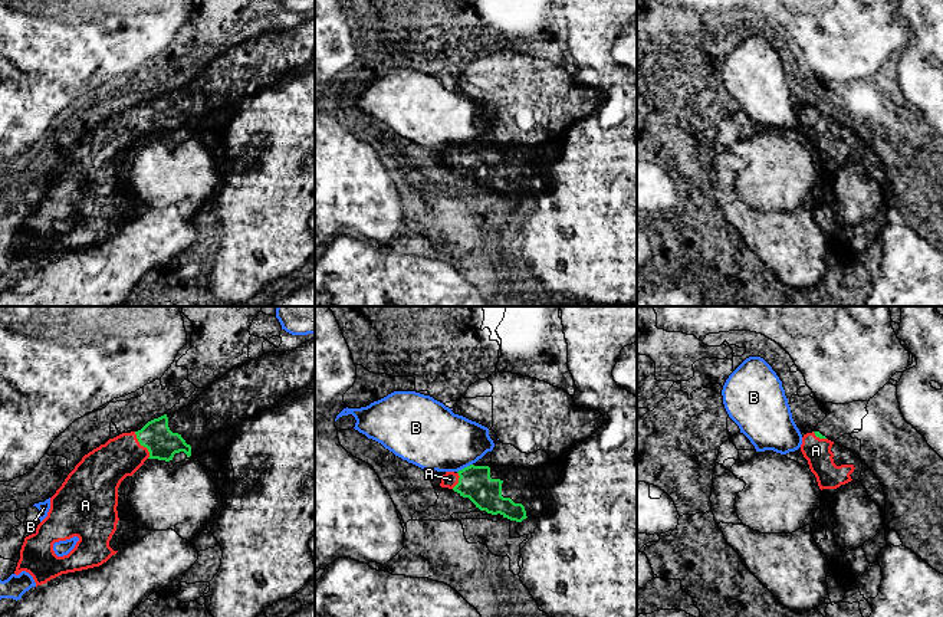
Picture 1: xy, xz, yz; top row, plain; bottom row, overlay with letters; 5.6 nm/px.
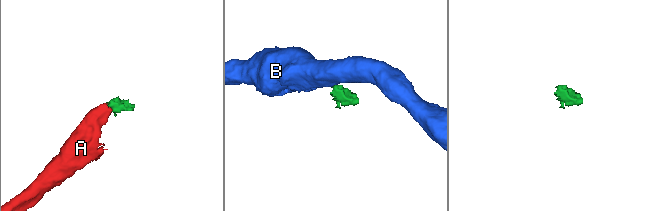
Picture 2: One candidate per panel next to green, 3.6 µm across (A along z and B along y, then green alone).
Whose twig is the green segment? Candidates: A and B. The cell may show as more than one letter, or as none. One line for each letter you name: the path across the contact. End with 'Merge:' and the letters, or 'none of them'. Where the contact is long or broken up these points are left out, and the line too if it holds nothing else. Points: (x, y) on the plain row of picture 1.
A: Path across: xy (161, 121), (143, 122), (128, 128), (107, 144)
Merge: A

